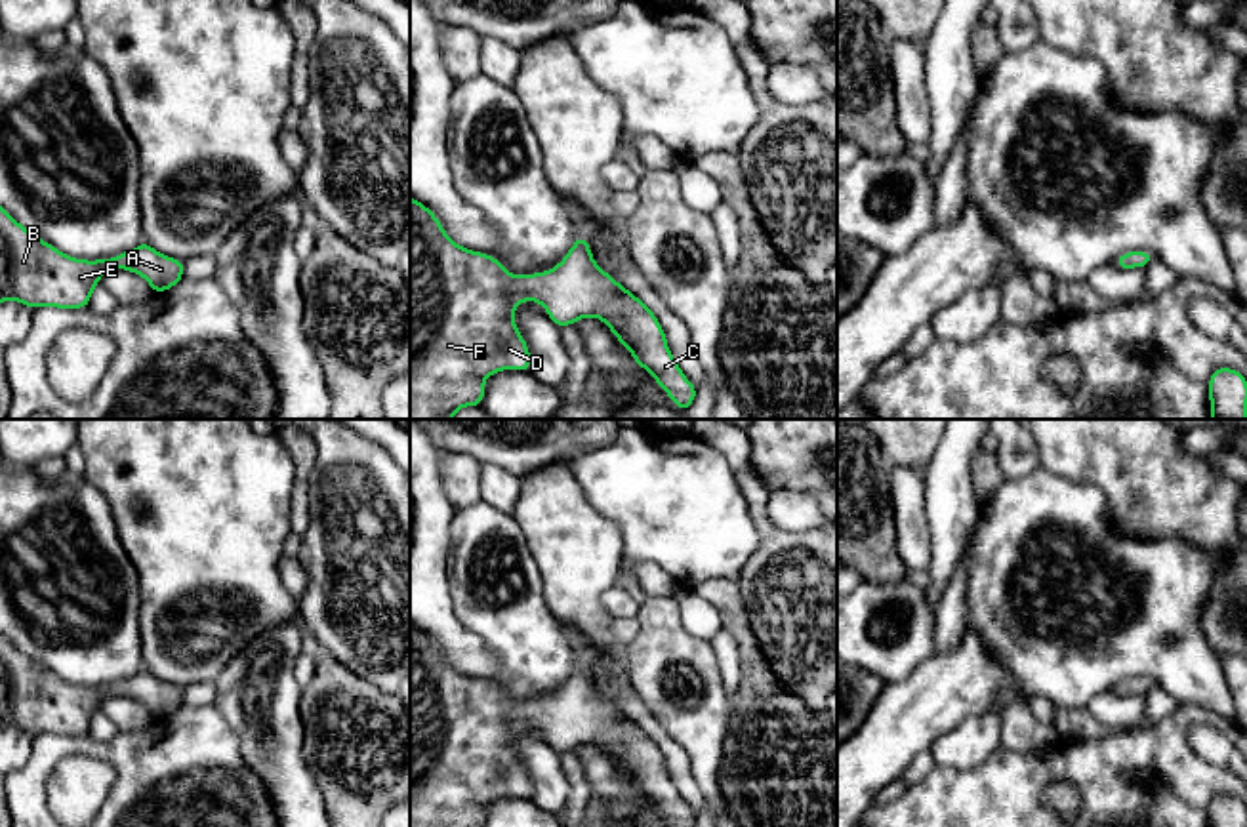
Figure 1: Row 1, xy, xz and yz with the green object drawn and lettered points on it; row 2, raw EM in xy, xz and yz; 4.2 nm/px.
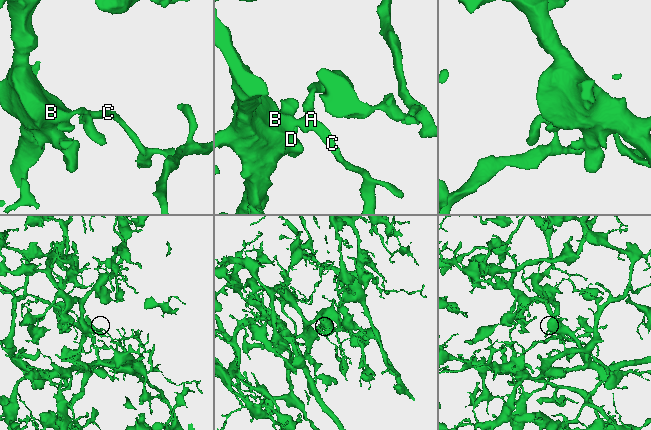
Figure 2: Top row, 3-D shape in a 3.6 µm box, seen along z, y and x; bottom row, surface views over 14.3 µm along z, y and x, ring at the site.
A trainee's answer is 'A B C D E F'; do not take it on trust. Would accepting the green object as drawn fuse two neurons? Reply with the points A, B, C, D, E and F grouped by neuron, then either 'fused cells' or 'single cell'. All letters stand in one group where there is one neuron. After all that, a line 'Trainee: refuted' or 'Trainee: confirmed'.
A B C D E F | single cell
Trainee: confirmed

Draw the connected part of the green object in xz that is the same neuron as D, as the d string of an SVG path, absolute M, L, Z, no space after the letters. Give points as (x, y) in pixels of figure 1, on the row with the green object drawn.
M410 196L410 419L452 419L460 408L482 404L488 375L530 370L528 345L513 318L522 301L542 303L559 328L585 316L601 318L681 412L694 402L698 389L669 353L658 318L593 261L583 236L578 234L557 267L513 276L496 257L454 244L435 213Z

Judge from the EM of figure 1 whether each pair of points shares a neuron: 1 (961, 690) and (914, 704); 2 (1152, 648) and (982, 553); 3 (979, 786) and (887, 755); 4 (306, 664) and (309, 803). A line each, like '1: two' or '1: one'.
1: one
2: one
3: two
4: two

